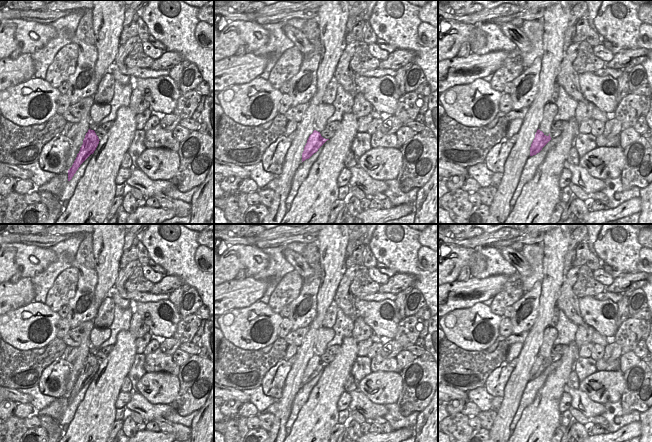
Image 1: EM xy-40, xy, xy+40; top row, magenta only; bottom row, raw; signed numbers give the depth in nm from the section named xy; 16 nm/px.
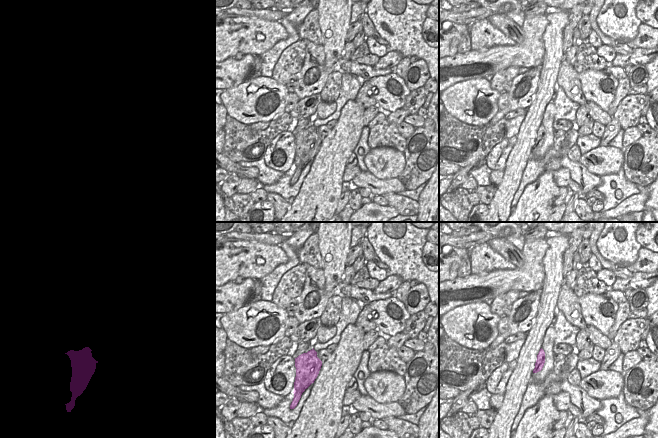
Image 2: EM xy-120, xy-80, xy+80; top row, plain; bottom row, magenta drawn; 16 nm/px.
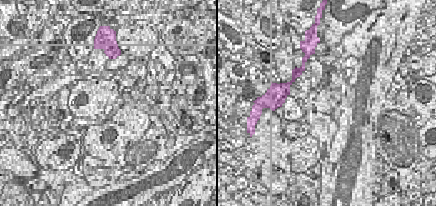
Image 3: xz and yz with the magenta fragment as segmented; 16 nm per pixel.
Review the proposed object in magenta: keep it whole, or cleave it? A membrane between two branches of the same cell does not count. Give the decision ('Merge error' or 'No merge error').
Merge error.

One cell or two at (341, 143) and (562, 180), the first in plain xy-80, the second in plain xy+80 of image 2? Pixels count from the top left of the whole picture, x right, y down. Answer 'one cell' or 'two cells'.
two cells

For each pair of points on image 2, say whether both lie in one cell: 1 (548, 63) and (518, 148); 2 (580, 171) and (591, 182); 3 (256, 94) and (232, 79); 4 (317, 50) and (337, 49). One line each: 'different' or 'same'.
1: same
2: same
3: different
4: different

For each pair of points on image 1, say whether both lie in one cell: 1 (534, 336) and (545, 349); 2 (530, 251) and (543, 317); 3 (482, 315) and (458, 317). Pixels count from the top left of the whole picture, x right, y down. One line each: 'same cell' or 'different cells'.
1: different cells
2: different cells
3: same cell

